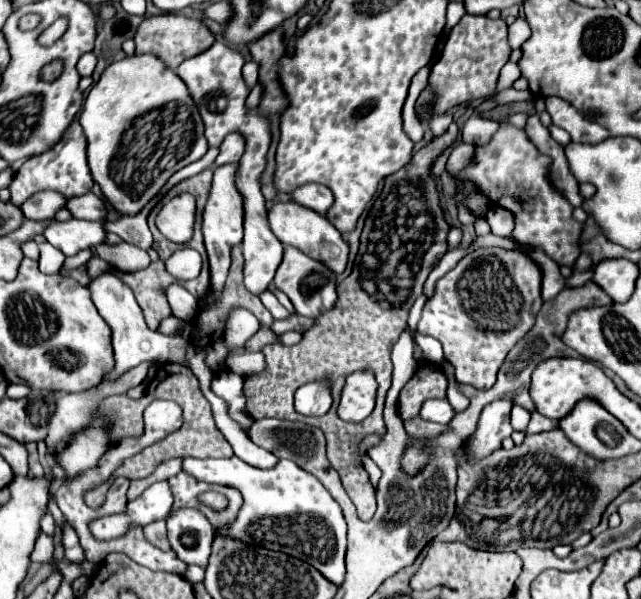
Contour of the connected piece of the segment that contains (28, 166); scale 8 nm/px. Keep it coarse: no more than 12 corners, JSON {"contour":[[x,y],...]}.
{"contour":[[80,122],[20,166],[8,190],[24,204],[40,190],[74,198],[94,182]]}

